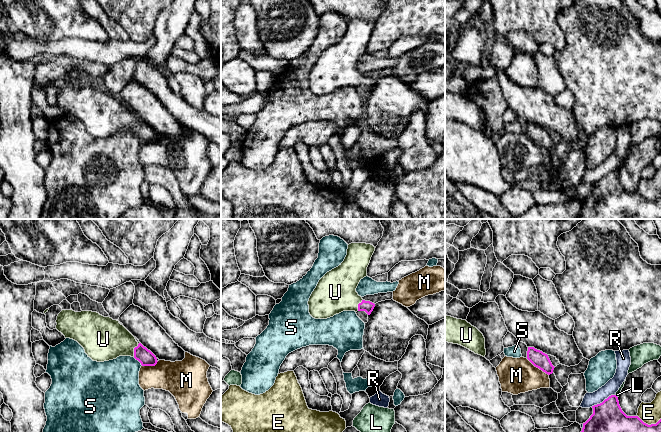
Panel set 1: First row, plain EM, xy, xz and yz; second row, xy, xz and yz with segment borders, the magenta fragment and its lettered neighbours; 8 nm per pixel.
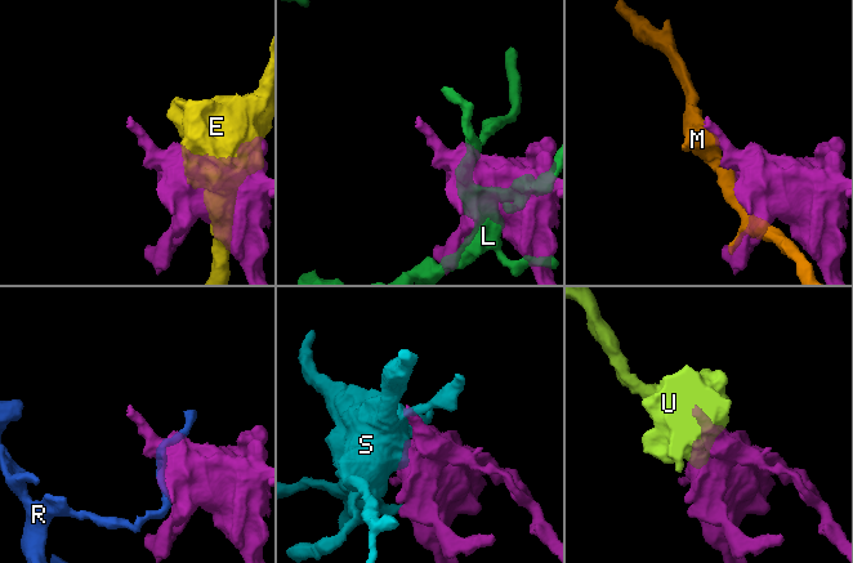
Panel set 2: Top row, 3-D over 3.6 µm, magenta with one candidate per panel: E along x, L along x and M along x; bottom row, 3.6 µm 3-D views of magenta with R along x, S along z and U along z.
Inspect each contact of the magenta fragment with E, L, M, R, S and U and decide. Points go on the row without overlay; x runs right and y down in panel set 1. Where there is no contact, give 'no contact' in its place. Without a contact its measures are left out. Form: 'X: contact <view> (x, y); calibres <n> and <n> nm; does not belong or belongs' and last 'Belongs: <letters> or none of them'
E: contact yz (649, 201); calibres 440 and 180 nm; does not belong
L: contact yz (616, 172); calibres 320 and 40 nm; does not belong
M: contact yz (537, 143); calibres 130 and 280 nm; does not belong
R: contact yz (603, 177); calibres 380 and 110 nm; does not belong
S: contact xy (138, 136); calibres 120 and 360 nm; does not belong
U: contact xy (134, 126); calibres 120 and 340 nm; belongs
Belongs: U

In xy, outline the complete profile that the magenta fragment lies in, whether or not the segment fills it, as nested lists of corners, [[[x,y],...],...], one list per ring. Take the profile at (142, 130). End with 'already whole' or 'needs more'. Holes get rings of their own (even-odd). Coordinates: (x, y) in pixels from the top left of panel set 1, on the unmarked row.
[[[62,86],[56,105],[65,114],[77,117],[93,137],[104,138],[119,132],[131,132],[142,142],[155,142],[156,132],[138,119],[135,113],[117,96],[97,88]]]; needs more

